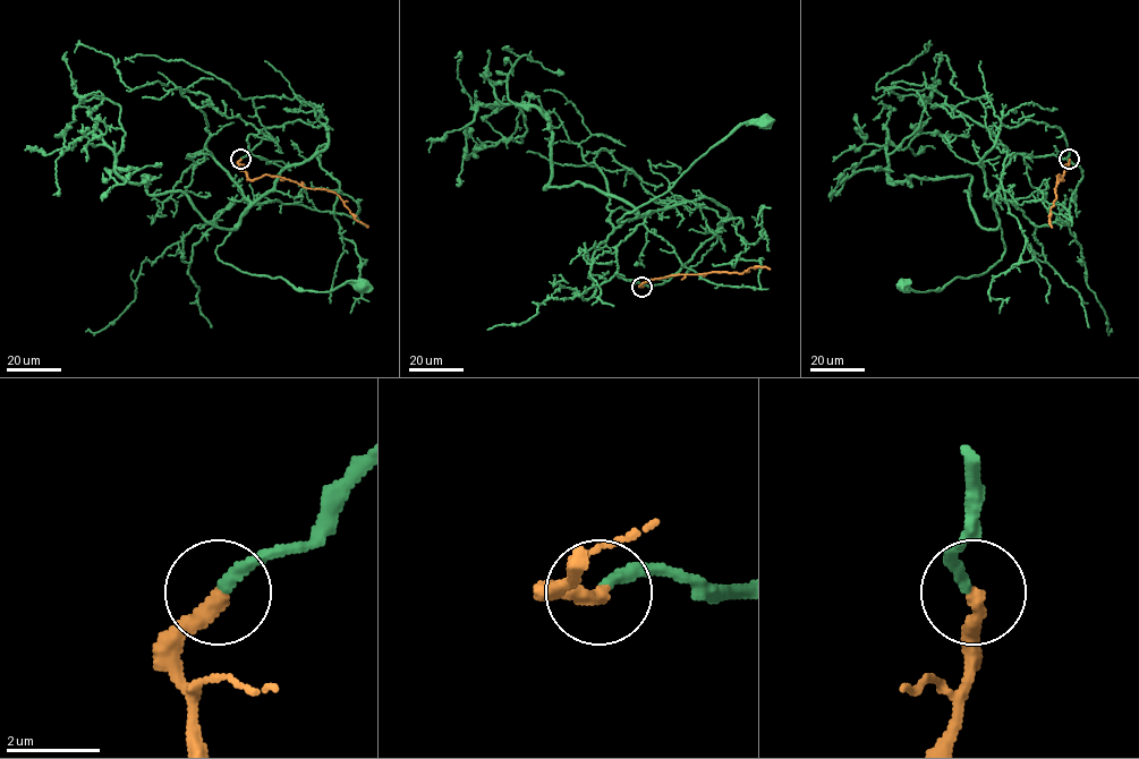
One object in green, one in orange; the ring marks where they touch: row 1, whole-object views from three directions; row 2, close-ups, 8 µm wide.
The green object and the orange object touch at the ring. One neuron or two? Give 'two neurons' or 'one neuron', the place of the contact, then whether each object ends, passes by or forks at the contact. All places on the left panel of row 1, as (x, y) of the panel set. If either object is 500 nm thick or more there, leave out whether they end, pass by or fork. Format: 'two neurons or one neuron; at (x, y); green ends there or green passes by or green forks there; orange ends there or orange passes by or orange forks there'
one neuron; at (240, 159); green ends there; orange ends there

